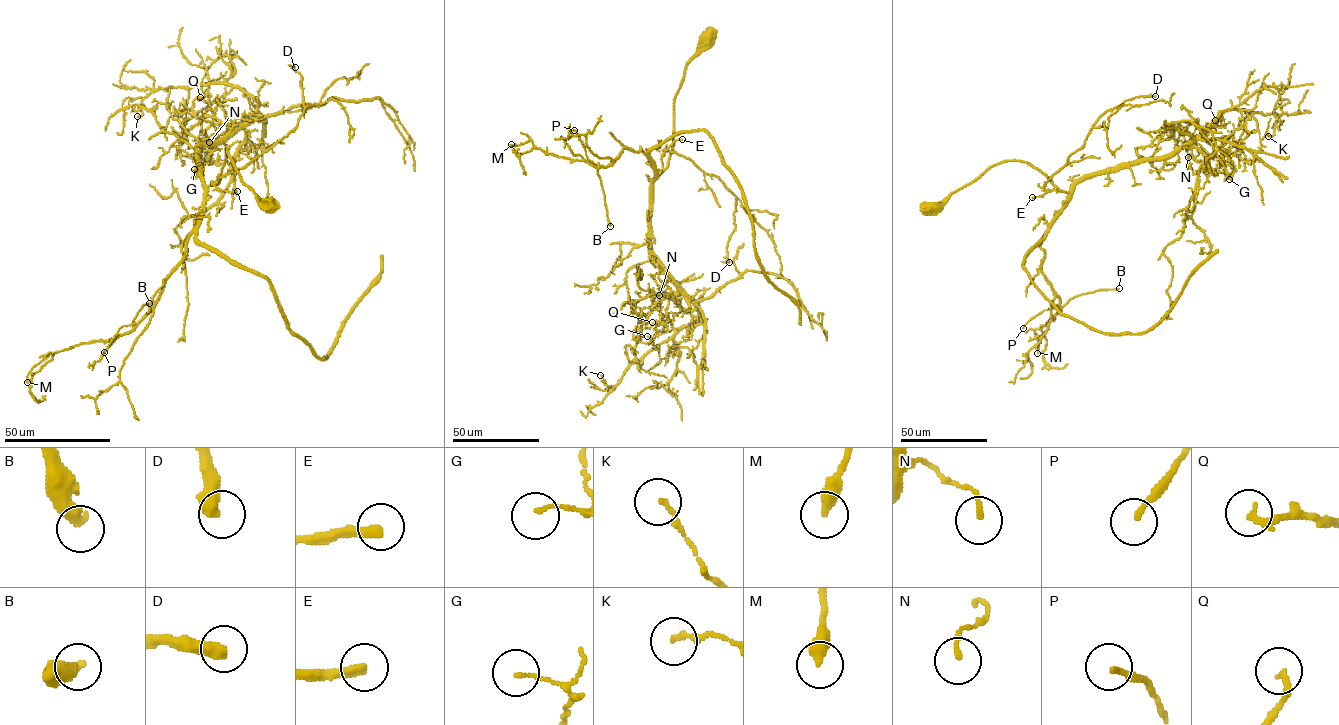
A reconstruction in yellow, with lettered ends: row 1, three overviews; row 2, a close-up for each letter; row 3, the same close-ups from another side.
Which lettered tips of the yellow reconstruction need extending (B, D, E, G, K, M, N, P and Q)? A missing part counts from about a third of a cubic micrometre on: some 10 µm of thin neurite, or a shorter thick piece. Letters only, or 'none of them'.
B

